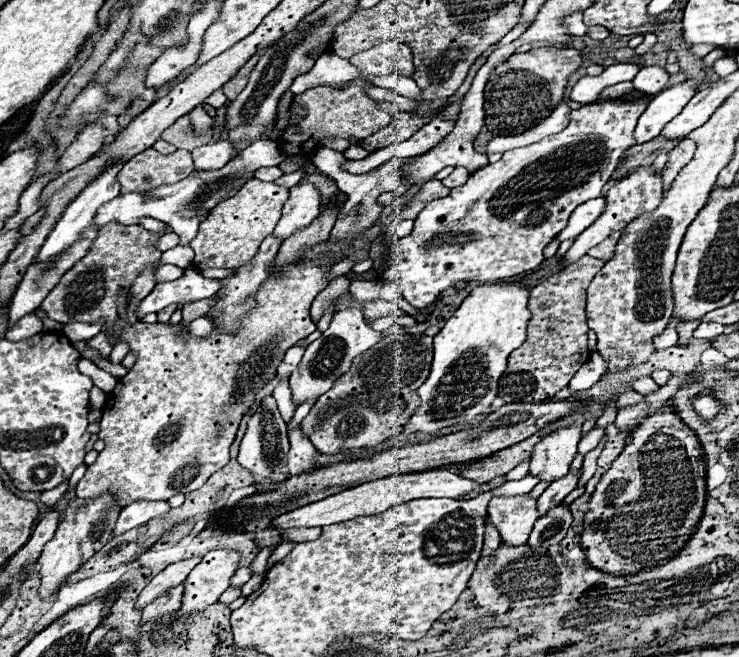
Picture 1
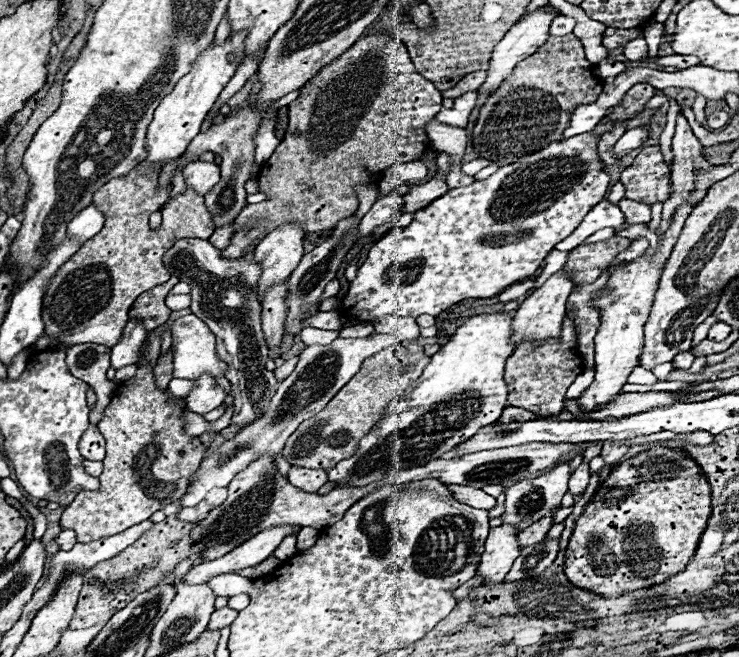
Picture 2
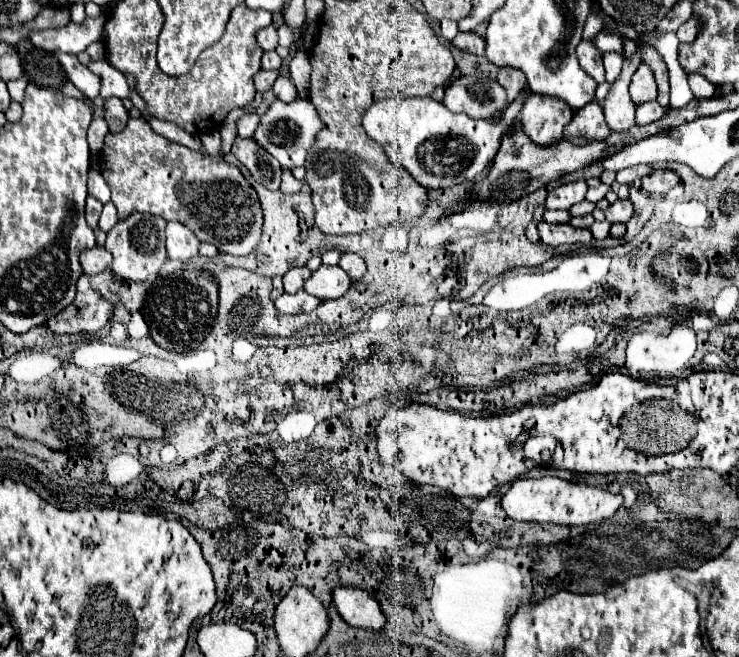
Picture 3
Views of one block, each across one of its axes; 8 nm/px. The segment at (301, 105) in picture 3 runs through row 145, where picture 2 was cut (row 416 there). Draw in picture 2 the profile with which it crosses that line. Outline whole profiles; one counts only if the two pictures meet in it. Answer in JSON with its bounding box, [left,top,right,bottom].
[176,334,398,508]

